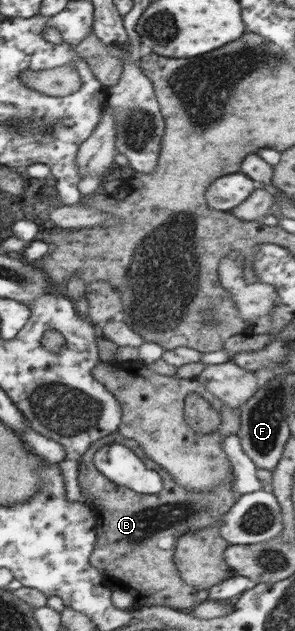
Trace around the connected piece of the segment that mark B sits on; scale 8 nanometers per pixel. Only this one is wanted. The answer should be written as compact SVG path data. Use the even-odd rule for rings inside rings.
M118 431L92 443L83 456L78 471L80 492L86 497L85 503L96 519L95 532L98 537L89 561L100 571L104 583L112 589L125 589L133 593L135 609L141 609L145 605L160 605L183 611L194 608L197 588L181 579L180 571L173 561L175 545L178 538L190 530L220 523L221 518L240 497L232 491L234 472L219 483L214 492L190 492L177 484L164 467L149 459L136 441L124 437ZM114 443L128 447L148 468L155 470L162 478L163 490L155 494L136 493L102 475L94 465L95 454L102 447Z

